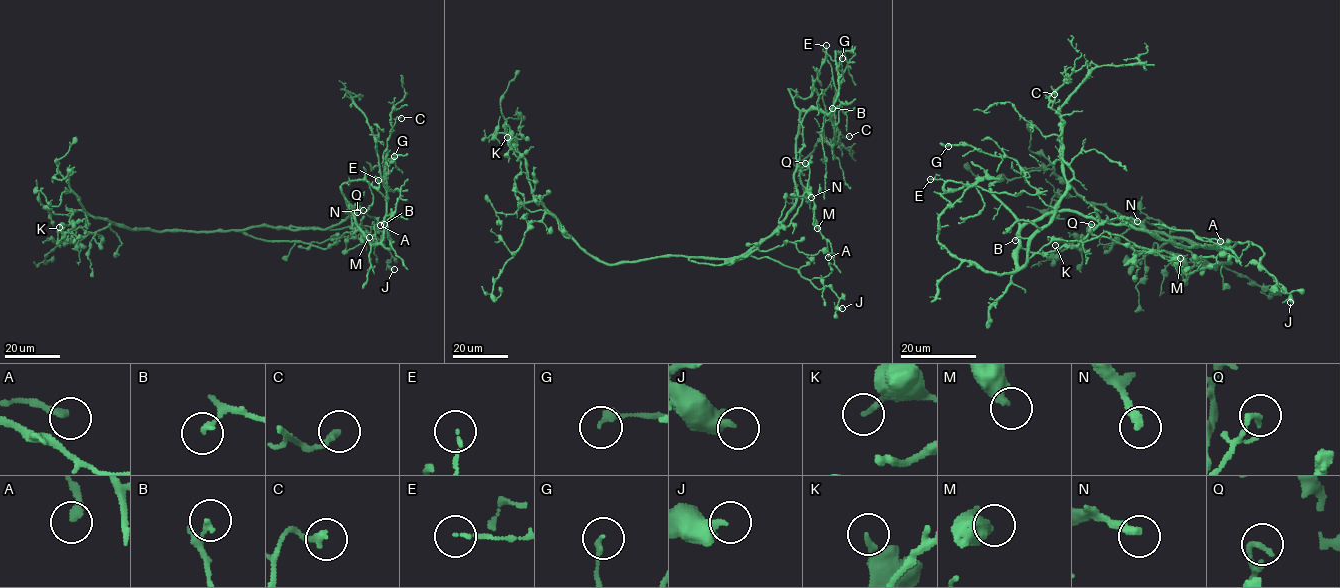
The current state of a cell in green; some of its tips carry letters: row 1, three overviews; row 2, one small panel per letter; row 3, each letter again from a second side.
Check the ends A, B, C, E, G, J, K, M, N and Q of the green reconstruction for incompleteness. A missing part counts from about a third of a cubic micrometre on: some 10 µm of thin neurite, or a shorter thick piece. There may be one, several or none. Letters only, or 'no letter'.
no letter

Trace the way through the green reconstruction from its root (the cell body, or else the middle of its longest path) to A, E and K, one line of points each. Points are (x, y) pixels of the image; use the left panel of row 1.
A: (316, 229), (300, 227), (336, 230), (365, 225), (380, 231), (385, 237), (389, 236), (380, 225)
E: (316, 229), (340, 223), (349, 215), (348, 203), (351, 212), (342, 184), (365, 179), (377, 188), (378, 180)
K: (316, 229), (254, 226), (219, 231), (130, 230), (81, 210), (68, 209), (73, 213), (69, 223), (59, 227)

